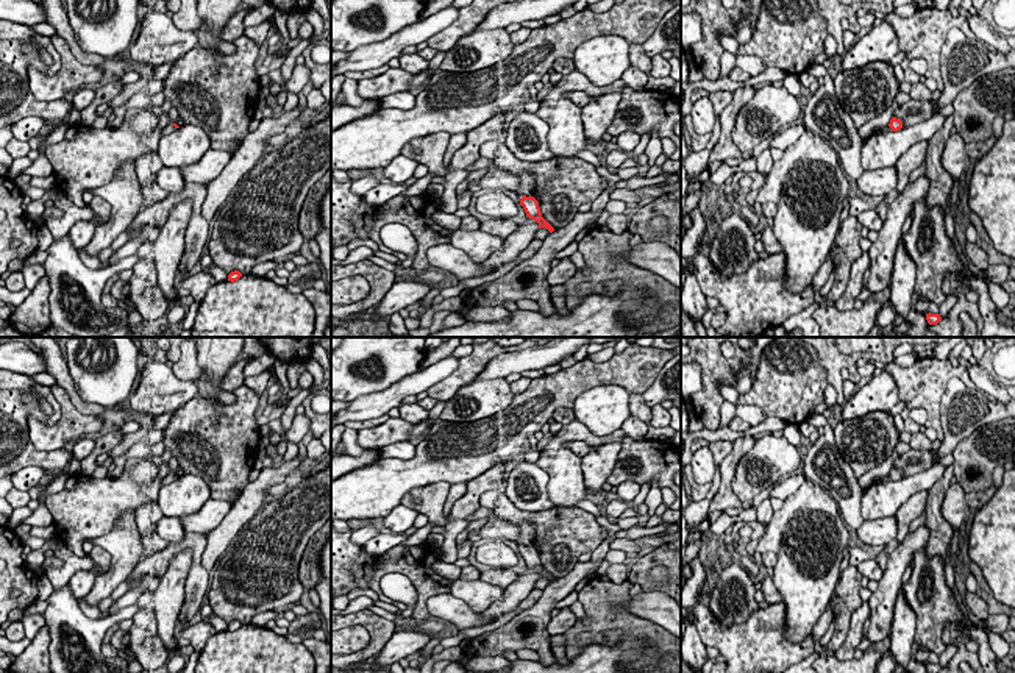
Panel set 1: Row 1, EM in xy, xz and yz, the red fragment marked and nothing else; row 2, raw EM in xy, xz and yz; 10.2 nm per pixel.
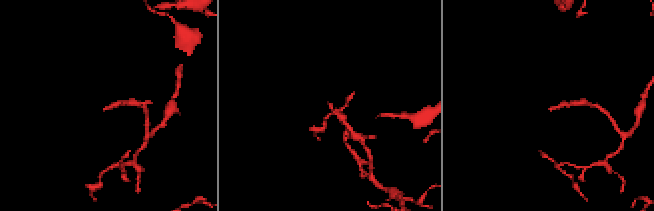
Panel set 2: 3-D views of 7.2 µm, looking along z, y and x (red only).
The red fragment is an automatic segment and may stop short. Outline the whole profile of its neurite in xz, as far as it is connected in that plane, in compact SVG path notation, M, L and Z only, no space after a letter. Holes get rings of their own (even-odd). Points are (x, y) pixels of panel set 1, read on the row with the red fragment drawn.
M495 167L493 173L489 178L479 180L479 186L483 189L503 189L504 192L515 192L520 198L520 205L526 212L526 217L536 220L539 223L539 228L547 228L550 233L553 233L554 228L542 217L539 201L534 197L520 194L520 181L522 178L518 175Z

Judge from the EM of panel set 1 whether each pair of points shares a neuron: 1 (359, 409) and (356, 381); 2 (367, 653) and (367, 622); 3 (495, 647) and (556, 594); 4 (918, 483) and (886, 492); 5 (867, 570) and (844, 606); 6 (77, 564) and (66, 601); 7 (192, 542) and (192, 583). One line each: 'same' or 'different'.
1: different
2: same
3: same
4: same
5: different
6: different
7: same

